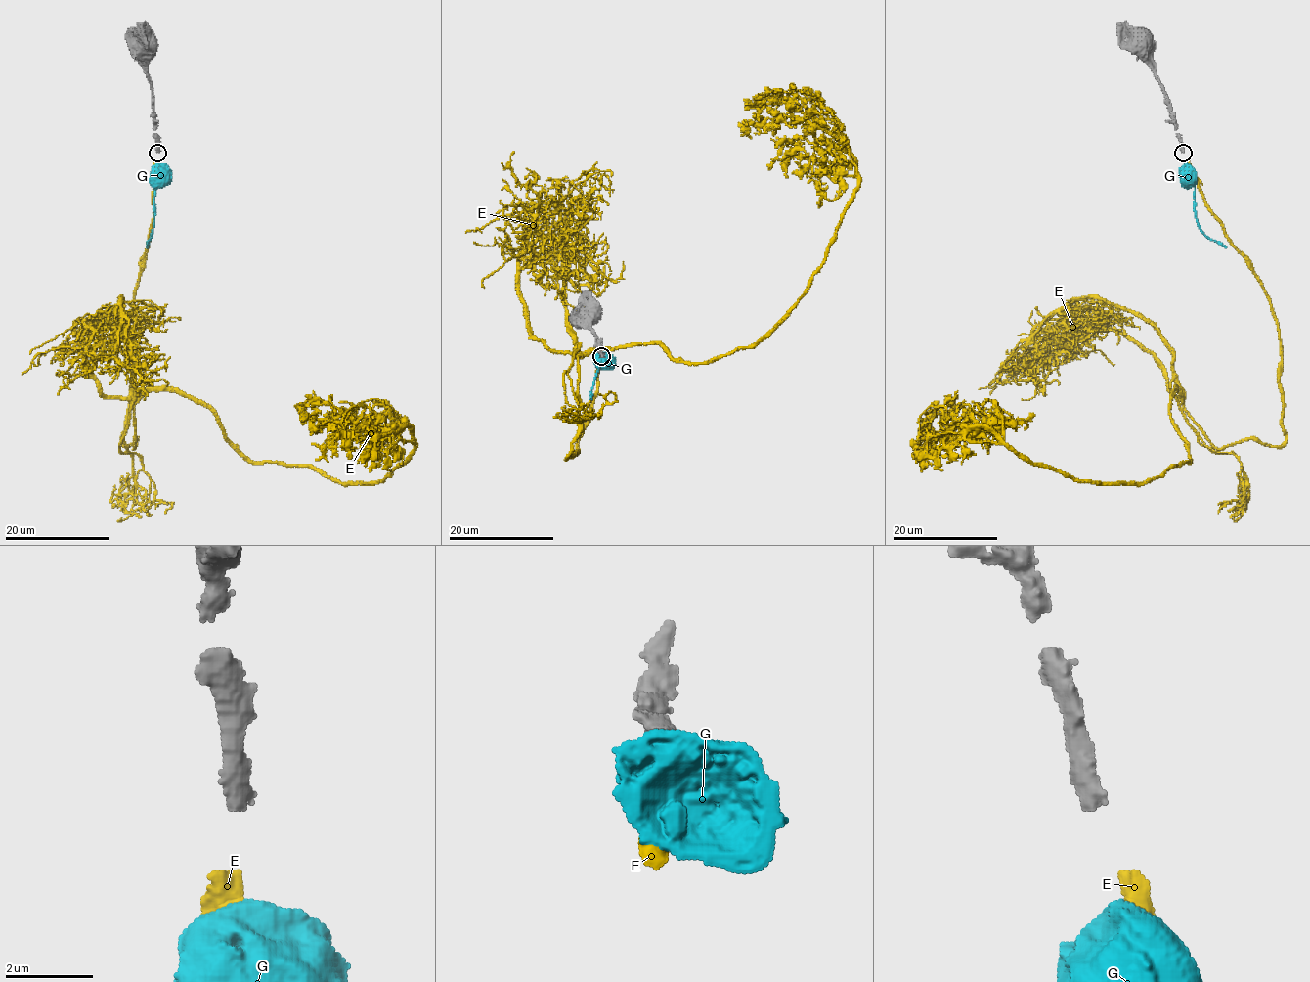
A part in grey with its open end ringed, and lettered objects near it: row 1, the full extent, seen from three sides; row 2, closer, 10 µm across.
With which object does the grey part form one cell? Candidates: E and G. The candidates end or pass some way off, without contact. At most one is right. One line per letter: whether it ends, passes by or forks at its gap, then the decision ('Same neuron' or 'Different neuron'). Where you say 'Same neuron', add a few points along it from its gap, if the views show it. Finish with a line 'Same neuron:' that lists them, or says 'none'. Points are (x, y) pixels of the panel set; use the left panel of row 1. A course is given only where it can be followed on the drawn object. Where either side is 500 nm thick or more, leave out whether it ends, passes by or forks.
E: It ends there. Same neuron. Its course: (156, 159), (122, 443), (176, 389), (251, 460), (368, 482), (414, 449), (379, 418), (299, 420)
G: Different neuron
Same neuron: E

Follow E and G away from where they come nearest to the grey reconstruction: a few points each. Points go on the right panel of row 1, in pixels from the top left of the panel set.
E: (1187, 159), (1269, 301), (1282, 443), (1216, 448), (1175, 389), (1189, 462), (1102, 482), (934, 404), (927, 420)
G: (1187, 162), (1189, 175)

